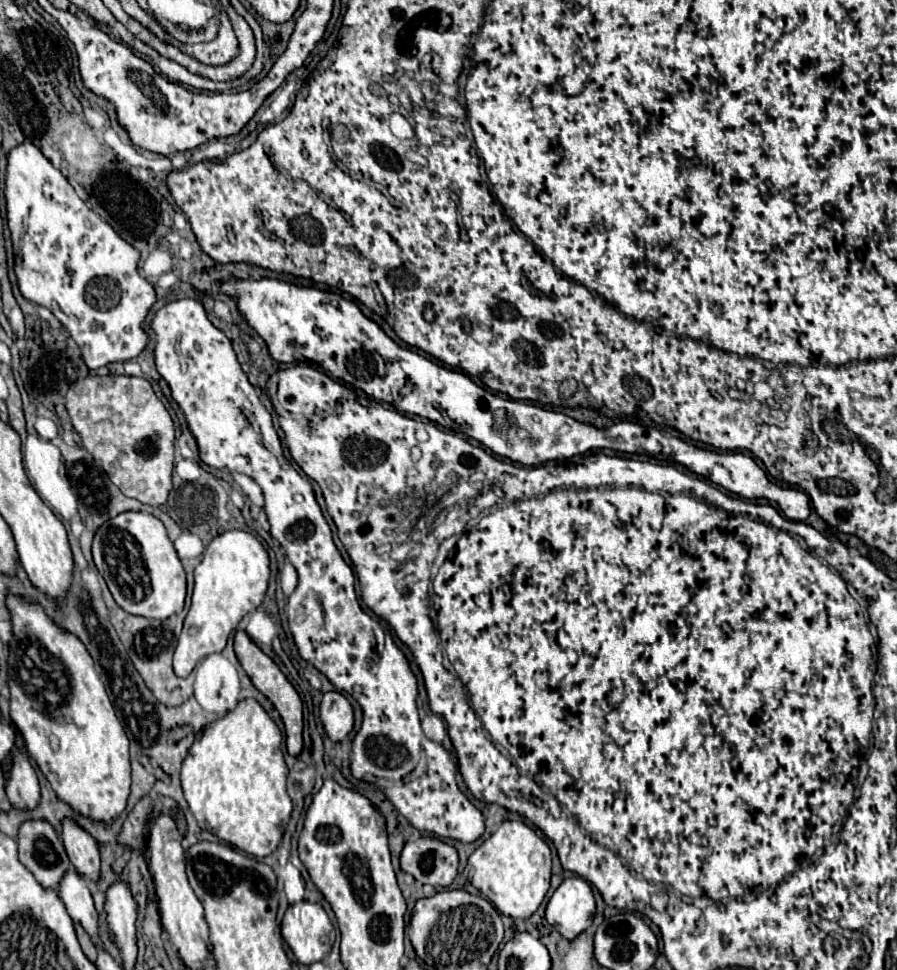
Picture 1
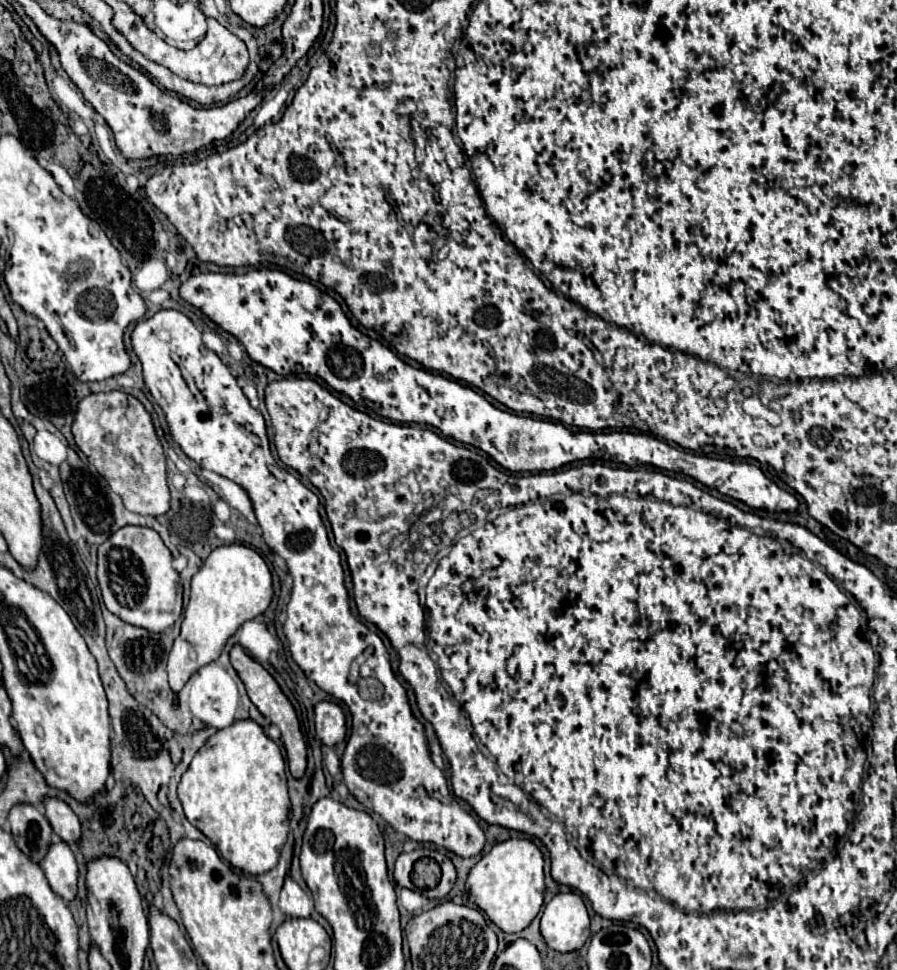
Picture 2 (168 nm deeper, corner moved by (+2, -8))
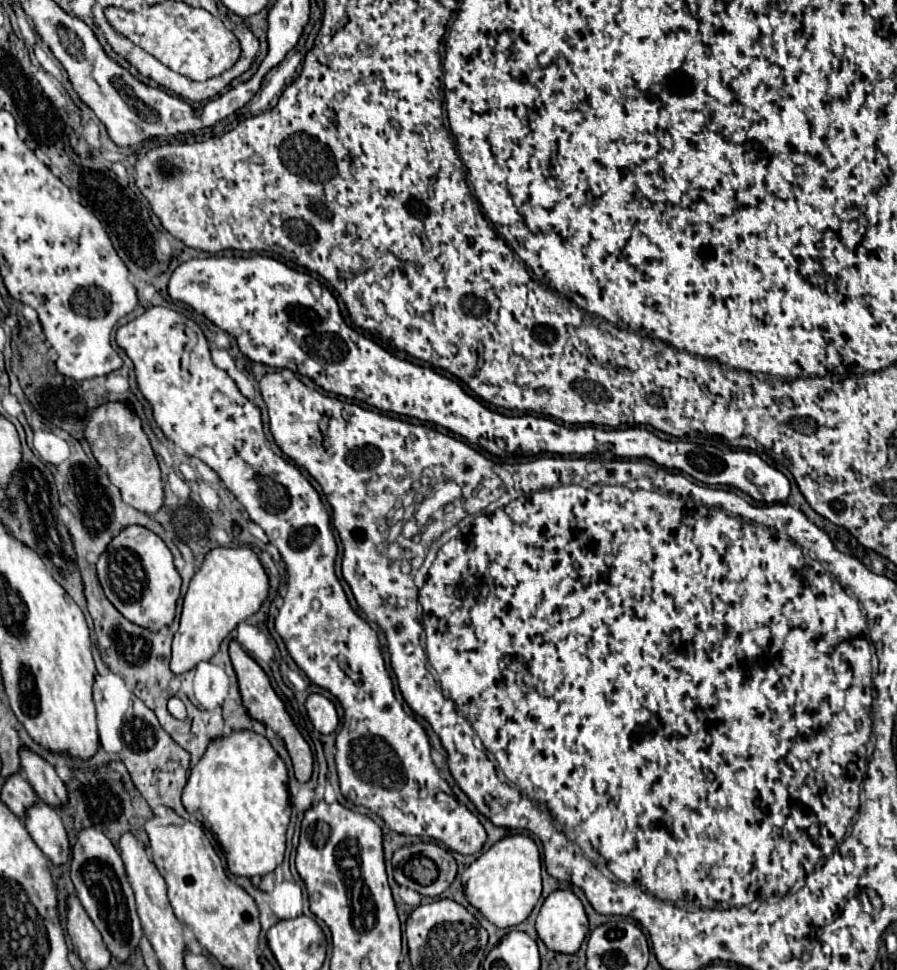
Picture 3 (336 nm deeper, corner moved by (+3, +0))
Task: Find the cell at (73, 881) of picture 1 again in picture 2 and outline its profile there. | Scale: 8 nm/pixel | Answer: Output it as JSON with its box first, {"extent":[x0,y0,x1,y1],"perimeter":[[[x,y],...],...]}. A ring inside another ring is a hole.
{"extent":[40,839,78,901],"perimeter":[[[62,839],[52,841],[40,865],[42,865],[52,889],[64,901],[72,901],[76,897],[78,867],[76,867],[76,859],[74,859],[70,845]]]}

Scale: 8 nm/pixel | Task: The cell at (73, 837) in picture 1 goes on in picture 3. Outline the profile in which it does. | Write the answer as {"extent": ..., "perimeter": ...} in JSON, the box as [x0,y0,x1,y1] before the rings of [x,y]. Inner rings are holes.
{"extent":[21,749,69,807],"perimeter":[[[21,749],[21,767],[25,779],[31,783],[31,787],[43,803],[51,807],[63,807],[69,803],[63,781],[45,759],[31,753],[29,749]]]}

